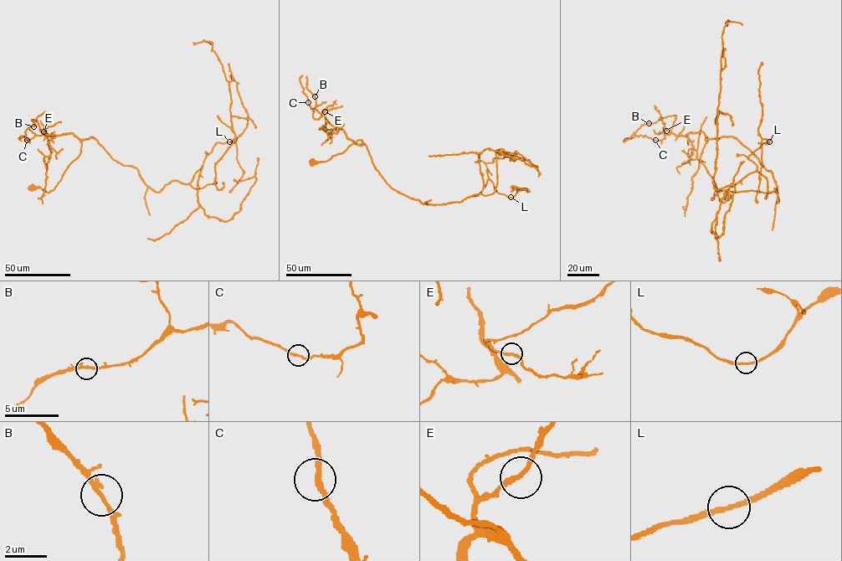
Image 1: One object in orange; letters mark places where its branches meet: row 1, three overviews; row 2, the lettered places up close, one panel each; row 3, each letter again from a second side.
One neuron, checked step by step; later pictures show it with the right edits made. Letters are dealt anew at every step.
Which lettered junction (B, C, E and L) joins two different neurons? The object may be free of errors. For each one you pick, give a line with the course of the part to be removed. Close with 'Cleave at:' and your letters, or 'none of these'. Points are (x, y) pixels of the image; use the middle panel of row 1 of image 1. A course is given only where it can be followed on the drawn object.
Cleave at: none of these

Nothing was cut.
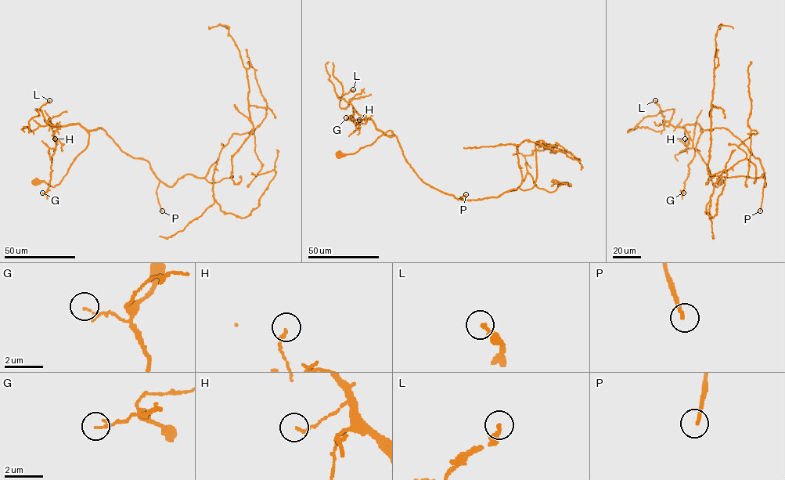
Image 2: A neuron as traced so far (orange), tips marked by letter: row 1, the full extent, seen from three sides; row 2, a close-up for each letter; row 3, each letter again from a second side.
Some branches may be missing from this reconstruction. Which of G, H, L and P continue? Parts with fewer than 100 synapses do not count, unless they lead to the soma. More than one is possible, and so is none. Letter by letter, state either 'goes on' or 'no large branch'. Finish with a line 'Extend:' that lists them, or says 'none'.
G: no large branch
H: no large branch
L: no large branch
P: goes on
Extend: P

